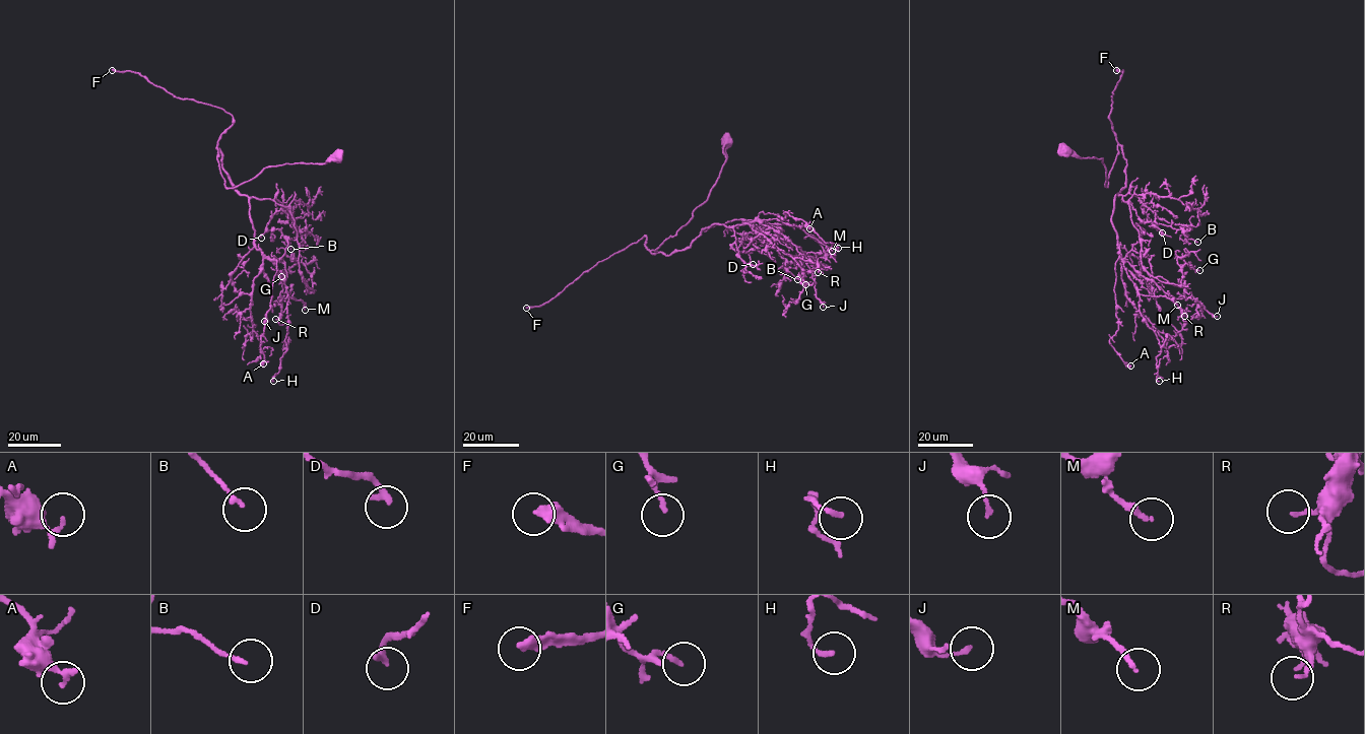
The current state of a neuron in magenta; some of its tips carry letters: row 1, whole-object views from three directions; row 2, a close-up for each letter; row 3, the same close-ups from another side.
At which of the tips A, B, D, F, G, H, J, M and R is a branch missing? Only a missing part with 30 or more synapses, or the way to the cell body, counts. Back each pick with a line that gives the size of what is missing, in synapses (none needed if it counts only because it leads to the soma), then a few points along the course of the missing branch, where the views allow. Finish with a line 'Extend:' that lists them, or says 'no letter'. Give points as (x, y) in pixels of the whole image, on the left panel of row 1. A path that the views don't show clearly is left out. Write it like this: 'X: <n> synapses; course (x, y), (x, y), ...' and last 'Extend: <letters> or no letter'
D: 30 synapses; course (261, 238), (260, 253), (257, 252)
F: 50 synapses; course (112, 70), (85, 54), (58, 57), (43, 44)
Extend: D, F

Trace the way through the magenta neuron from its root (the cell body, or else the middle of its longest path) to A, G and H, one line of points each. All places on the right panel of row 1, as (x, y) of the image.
A: (1064, 150), (1102, 158), (1106, 187), (1118, 145), (1126, 159), (1111, 217), (1121, 255), (1109, 343), (1130, 365)
G: (1064, 150), (1102, 158), (1107, 187), (1120, 145), (1116, 194), (1143, 269), (1178, 285), (1177, 256), (1199, 270)
H: (1064, 150), (1102, 158), (1106, 187), (1118, 145), (1126, 159), (1111, 221), (1140, 312), (1160, 345), (1159, 381)

